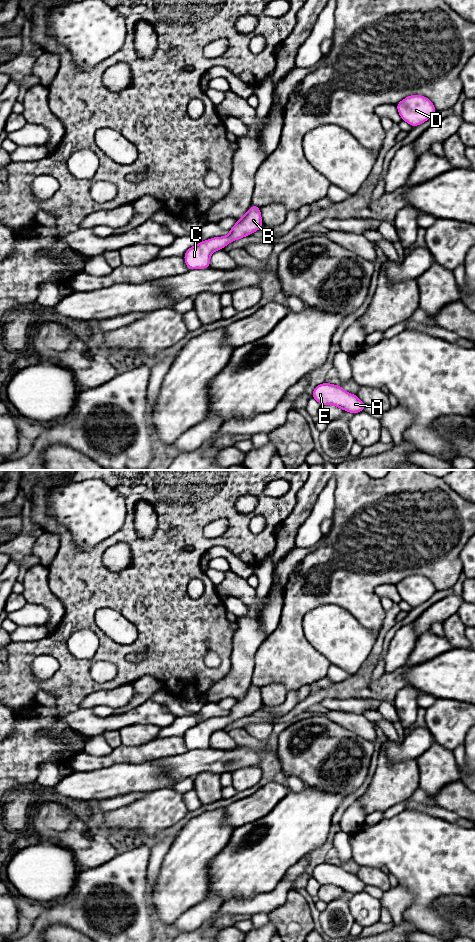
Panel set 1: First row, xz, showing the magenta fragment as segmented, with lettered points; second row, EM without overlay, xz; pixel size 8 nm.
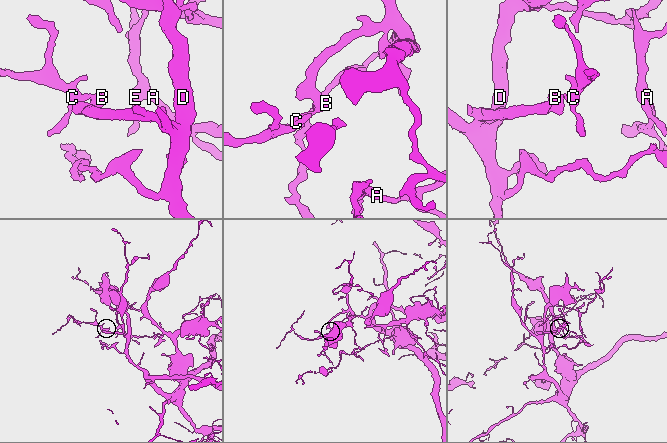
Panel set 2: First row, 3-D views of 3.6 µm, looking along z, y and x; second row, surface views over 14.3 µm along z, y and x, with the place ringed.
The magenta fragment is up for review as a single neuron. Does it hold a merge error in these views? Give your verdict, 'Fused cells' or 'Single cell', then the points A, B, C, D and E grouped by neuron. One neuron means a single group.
Single cell. Groups: A B C D E

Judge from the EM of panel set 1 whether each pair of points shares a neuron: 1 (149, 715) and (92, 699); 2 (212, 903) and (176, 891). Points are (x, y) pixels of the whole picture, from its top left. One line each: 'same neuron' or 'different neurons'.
1: different neurons
2: different neurons

